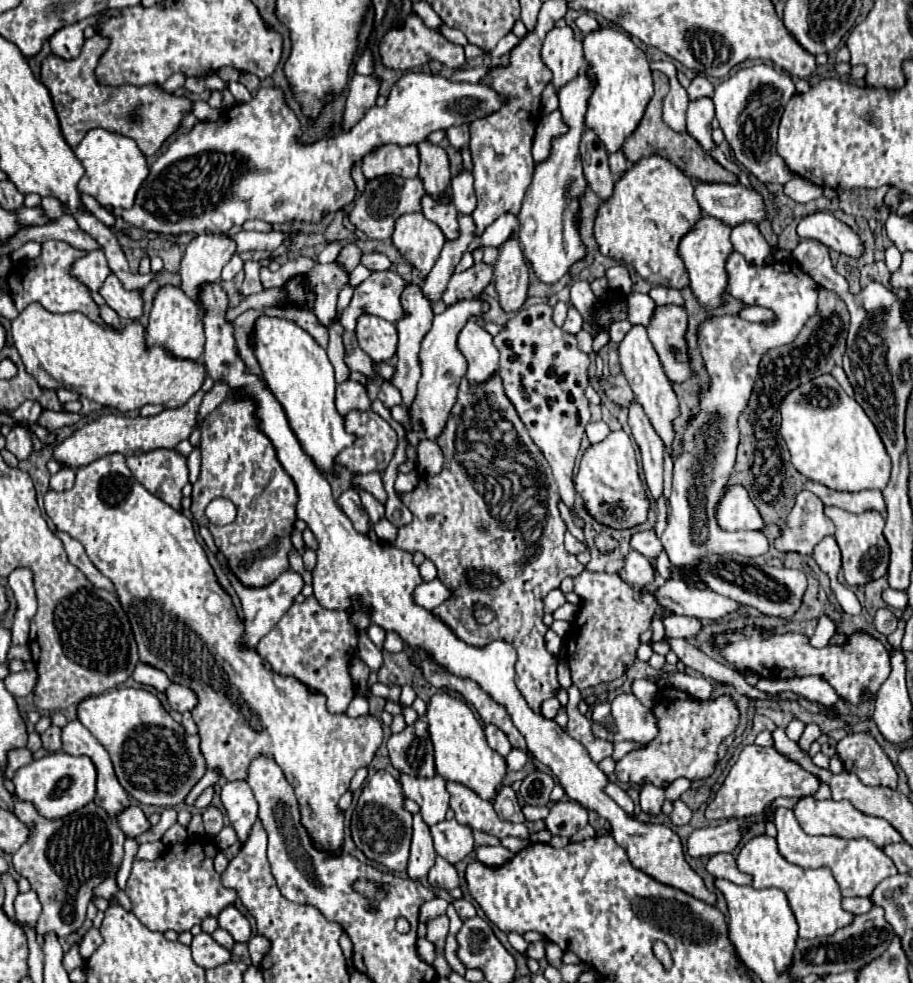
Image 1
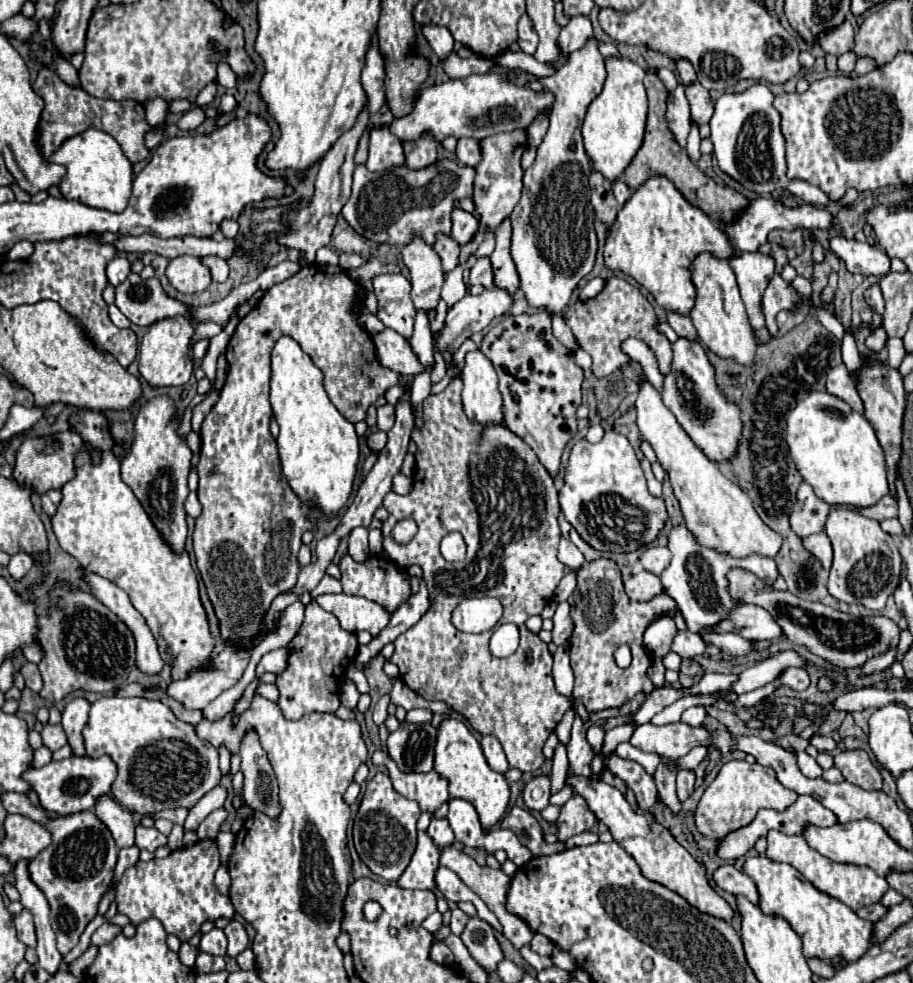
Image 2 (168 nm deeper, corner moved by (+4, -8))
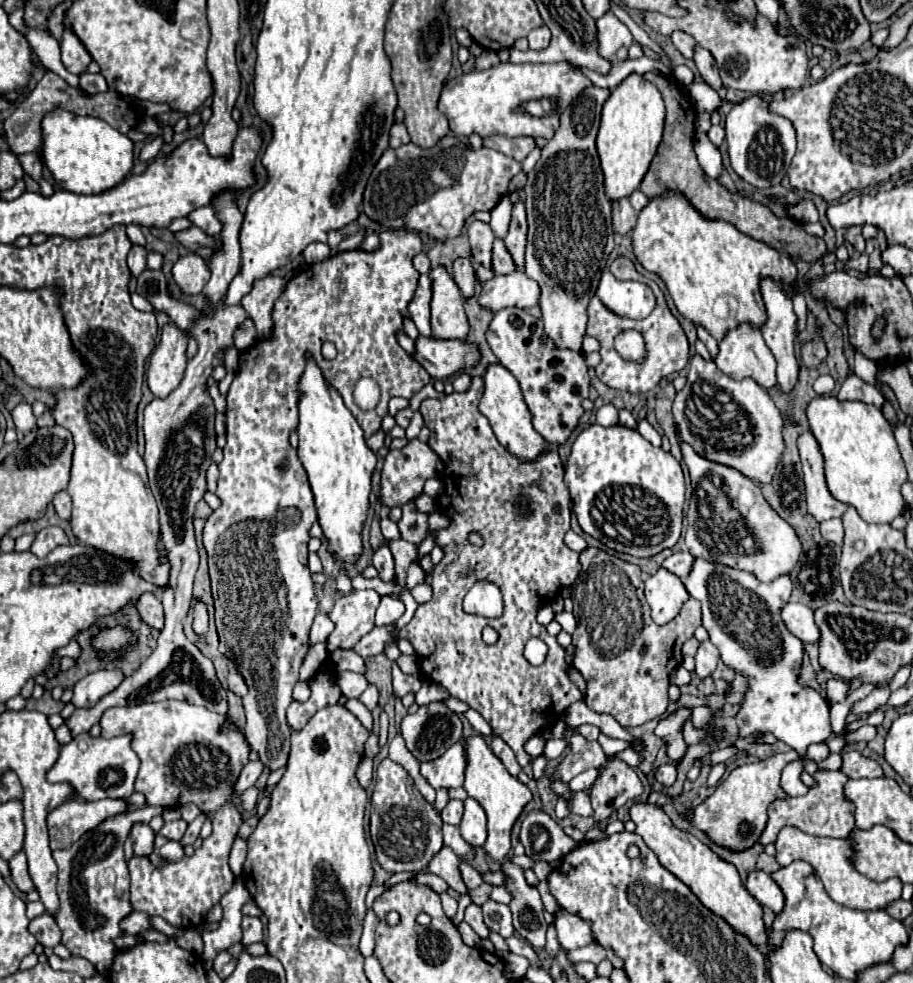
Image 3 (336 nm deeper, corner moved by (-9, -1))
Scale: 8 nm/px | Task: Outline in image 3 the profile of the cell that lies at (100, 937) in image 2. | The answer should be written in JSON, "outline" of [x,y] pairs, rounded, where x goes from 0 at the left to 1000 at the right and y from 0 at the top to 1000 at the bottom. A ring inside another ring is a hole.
{"outline":[[[146,927],[143,931],[139,931],[135,937],[133,937],[133,943],[137,949],[141,951],[152,951],[157,947],[163,947],[168,945],[165,937],[163,937],[163,931],[157,929],[157,927]]]}

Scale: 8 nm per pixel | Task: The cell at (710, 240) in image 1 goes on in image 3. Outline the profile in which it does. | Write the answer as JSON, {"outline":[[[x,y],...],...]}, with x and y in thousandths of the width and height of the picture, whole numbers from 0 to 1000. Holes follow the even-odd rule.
{"outline":[[[812,331],[796,339],[788,349],[783,371],[803,386],[823,384],[836,396],[847,396],[851,392],[849,363],[838,351],[834,337],[825,331]]]}

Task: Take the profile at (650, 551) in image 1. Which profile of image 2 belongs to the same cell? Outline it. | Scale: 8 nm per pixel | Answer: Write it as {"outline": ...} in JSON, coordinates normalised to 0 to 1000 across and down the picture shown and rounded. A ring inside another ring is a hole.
{"outline":[[[712,555],[703,562],[701,574],[714,584],[725,584],[725,580],[734,574],[734,560],[725,555]]]}

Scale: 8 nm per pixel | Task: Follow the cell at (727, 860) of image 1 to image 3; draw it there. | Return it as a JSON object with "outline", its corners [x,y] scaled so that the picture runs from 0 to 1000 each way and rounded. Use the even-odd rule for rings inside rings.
{"outline":[[[825,886],[818,892],[818,906],[836,921],[842,923],[847,929],[855,929],[860,923],[860,910],[855,902],[844,894],[844,890],[836,886]]]}

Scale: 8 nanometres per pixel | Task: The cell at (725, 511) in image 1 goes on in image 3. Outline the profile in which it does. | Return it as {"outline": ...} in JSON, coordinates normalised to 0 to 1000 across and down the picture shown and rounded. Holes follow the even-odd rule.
{"outline":[[[746,451],[746,459],[748,459],[748,469],[755,477],[755,483],[759,487],[759,483],[790,483],[792,487],[792,493],[796,497],[796,504],[803,512],[805,518],[809,518],[812,526],[816,528],[816,536],[827,542],[827,548],[831,548],[831,556],[829,556],[829,563],[827,565],[818,565],[818,563],[781,563],[772,552],[768,552],[763,548],[763,538],[761,538],[761,532],[755,532],[755,538],[750,542],[750,554],[755,558],[755,563],[759,567],[768,567],[768,569],[774,569],[774,571],[781,571],[781,573],[790,573],[790,575],[796,575],[796,577],[805,577],[805,579],[812,579],[812,581],[818,581],[818,583],[825,583],[831,591],[847,591],[851,589],[853,585],[864,585],[866,579],[873,575],[875,571],[875,565],[877,565],[877,552],[875,552],[875,546],[873,542],[869,540],[869,536],[853,528],[853,524],[844,518],[844,514],[836,508],[836,502],[834,502],[834,495],[829,491],[825,491],[823,487],[818,487],[816,483],[812,483],[809,479],[801,477],[801,475],[792,475],[788,471],[781,471],[781,469],[774,469],[770,465],[766,465],[752,451]]]}

